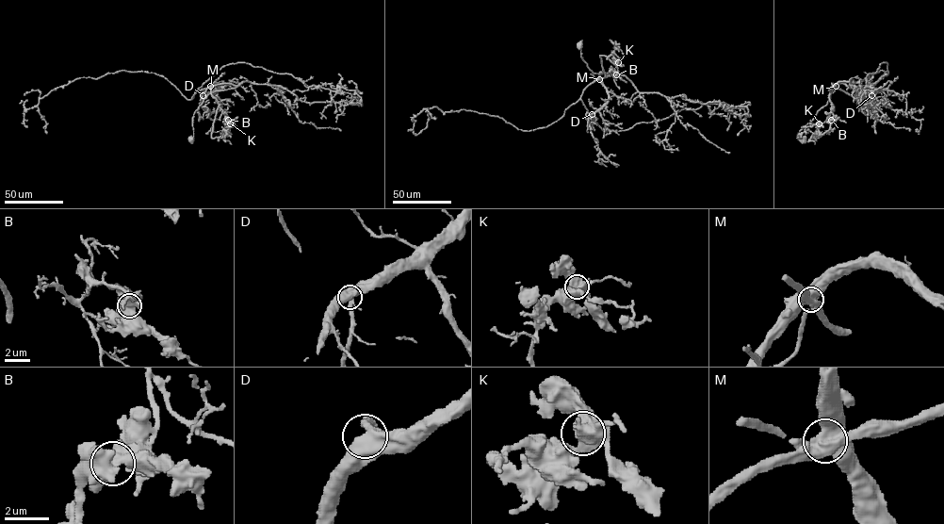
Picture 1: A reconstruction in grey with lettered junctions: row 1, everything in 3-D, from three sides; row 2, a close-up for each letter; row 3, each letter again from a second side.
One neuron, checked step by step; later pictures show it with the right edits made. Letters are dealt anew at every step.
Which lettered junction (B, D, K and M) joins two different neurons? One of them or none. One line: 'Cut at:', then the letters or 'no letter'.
Cut at: M

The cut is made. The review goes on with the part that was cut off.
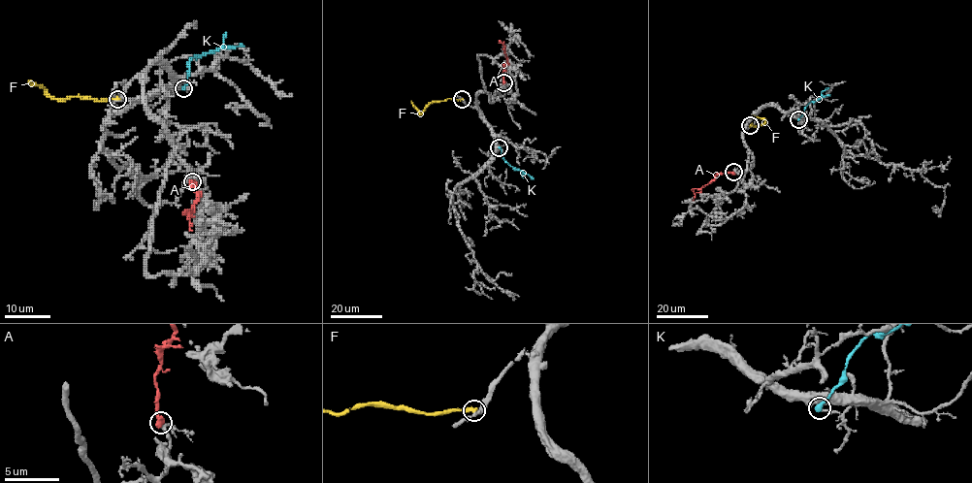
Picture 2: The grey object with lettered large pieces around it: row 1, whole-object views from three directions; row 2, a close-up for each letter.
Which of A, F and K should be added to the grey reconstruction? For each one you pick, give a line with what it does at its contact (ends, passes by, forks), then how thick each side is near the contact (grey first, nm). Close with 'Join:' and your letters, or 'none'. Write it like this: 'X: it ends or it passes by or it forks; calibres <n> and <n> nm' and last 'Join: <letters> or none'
A: it ends; calibres 180 and 550 nm
Join: A

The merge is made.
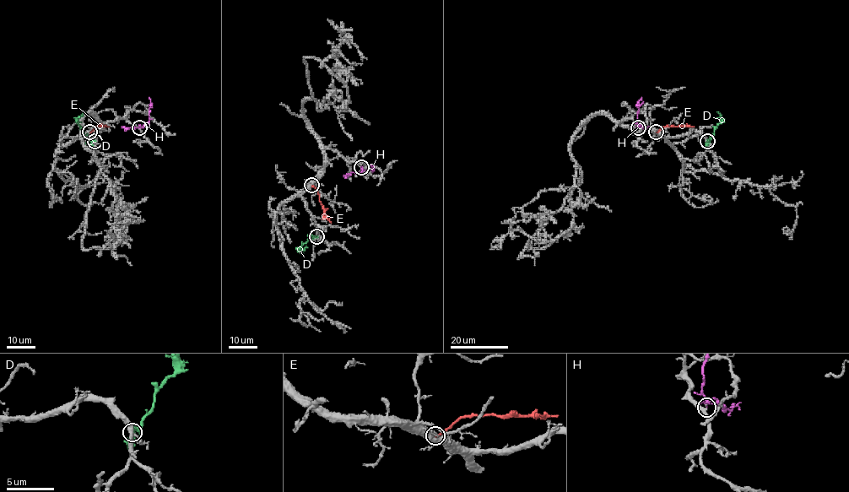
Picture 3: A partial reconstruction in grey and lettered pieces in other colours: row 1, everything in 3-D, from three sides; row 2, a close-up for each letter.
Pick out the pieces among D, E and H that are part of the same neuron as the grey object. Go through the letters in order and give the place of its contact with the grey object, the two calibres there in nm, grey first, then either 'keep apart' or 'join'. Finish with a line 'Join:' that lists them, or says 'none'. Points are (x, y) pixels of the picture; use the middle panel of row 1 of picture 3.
D: meets grey at (316, 236); 300 nm thick on the grey side, 180 nm on the other; keep apart
E: meets grey at (311, 185); 550 nm thick on the grey side, 160 nm on the other; keep apart
H: meets grey at (361, 167); 280 nm thick on the grey side, 100 nm on the other; join
Join: H

